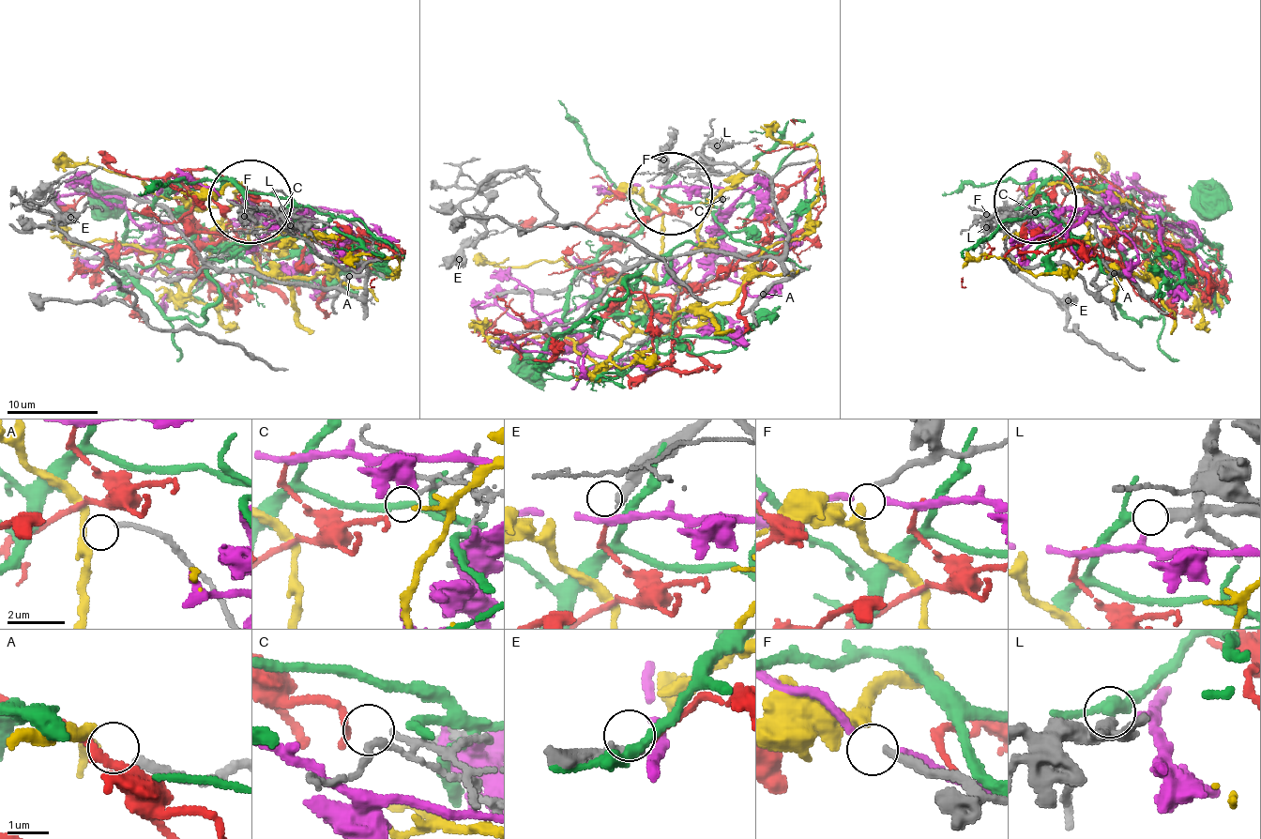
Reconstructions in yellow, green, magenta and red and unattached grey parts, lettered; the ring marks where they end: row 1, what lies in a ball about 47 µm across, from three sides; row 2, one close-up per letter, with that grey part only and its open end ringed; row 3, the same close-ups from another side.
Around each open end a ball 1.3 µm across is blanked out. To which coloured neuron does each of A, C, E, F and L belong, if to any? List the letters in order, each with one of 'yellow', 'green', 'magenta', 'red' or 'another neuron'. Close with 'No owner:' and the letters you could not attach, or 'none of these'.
A: another neuron
C: red
E: another neuron
F: yellow
L: green
No owner: A, E

